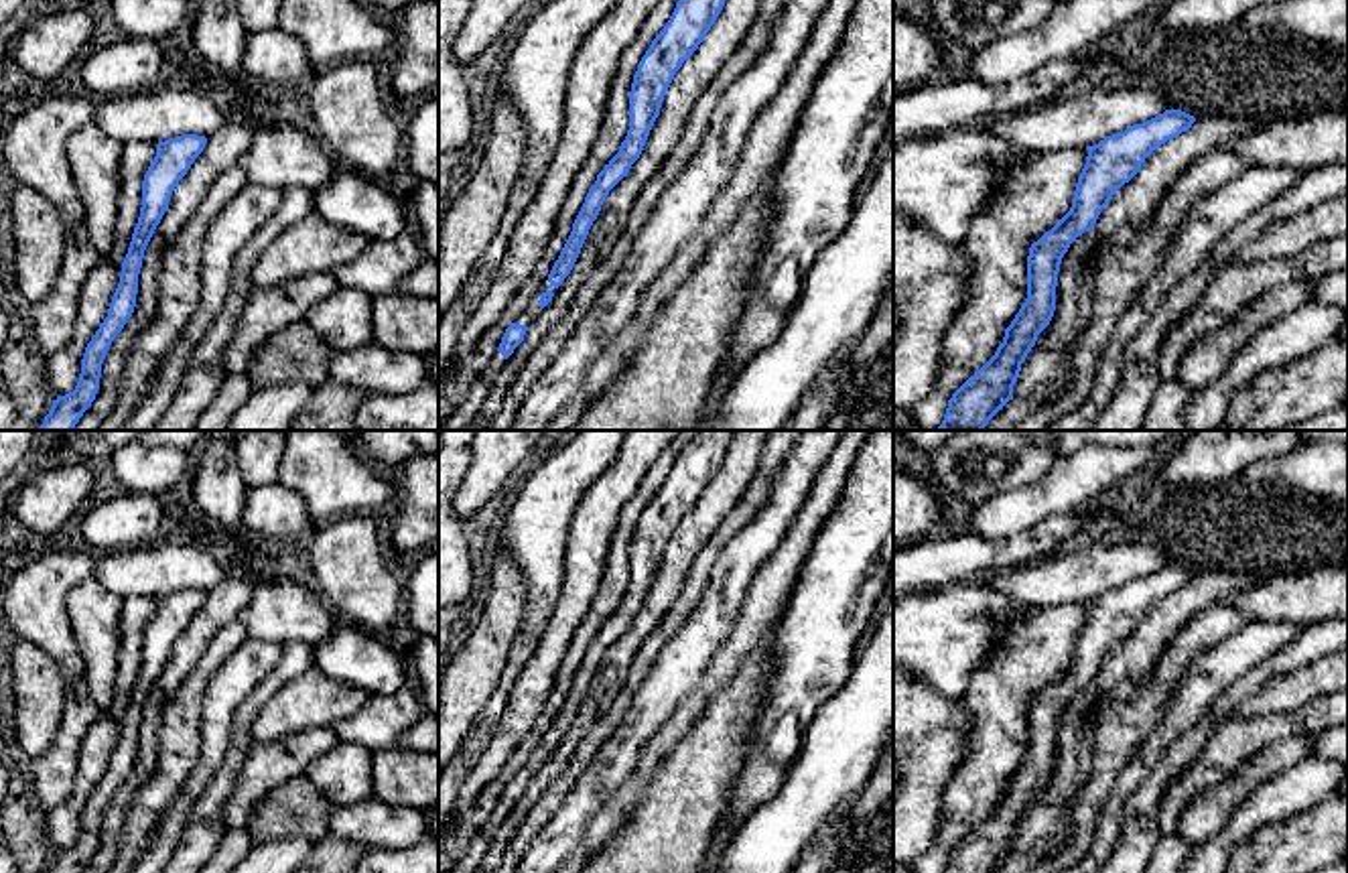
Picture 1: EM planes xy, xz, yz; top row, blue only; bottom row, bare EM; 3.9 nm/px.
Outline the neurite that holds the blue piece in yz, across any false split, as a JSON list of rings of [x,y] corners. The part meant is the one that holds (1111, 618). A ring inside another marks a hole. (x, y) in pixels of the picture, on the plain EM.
[[[1165,564],[1088,601],[1070,666],[1029,702],[1025,757],[1005,784],[995,810],[952,849],[944,873],[993,873],[1013,855],[1021,818],[1054,771],[1058,727],[1070,698],[1094,682],[1115,646],[1139,627],[1155,603],[1190,585],[1194,577],[1182,564]]]

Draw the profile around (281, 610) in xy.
[[[288,577],[252,583],[252,597],[238,621],[250,637],[280,646],[290,642],[317,646],[337,623],[323,597]]]

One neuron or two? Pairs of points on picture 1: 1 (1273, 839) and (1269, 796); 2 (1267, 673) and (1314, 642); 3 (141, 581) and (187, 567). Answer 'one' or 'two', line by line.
1: two
2: one
3: one

